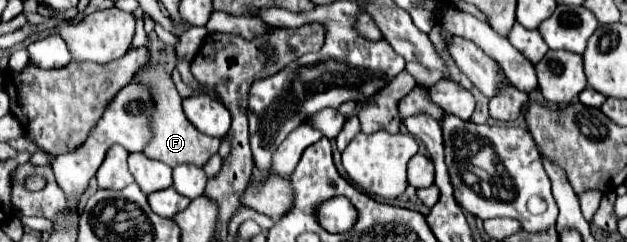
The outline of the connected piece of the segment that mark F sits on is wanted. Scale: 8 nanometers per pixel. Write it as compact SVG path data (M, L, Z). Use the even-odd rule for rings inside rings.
M152 66L152 82L146 84L152 90L152 116L150 116L150 120L152 120L152 126L150 126L152 138L146 144L144 154L148 158L160 160L160 162L164 162L164 164L168 164L172 168L178 166L178 164L204 166L208 162L208 158L218 152L220 140L218 138L212 138L212 136L206 136L206 134L200 134L188 122L188 118L182 112L182 98L176 92L176 86L174 86L170 74L158 70L158 82L154 82L154 74L156 74L156 68Z

